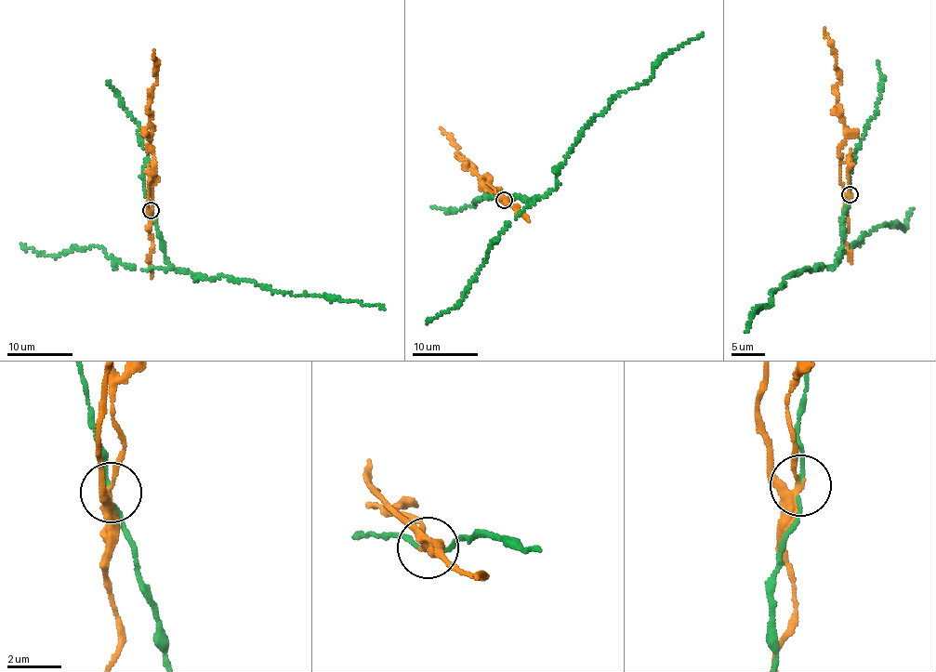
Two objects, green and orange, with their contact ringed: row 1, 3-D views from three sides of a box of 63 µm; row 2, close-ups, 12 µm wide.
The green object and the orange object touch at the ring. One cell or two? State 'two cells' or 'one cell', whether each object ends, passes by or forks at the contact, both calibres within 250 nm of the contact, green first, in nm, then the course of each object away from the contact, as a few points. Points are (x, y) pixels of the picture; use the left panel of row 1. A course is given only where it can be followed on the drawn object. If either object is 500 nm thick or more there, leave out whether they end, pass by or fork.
two cells; green passes by; orange forks there; 130 nm thick on the green side, 240 nm on the other; green runs (151, 210), (165, 261), (199, 279), (221, 276), (235, 281), (249, 280), (277, 292), (354, 299), (383, 309); orange runs (151, 210), (147, 200), (149, 179), (154, 172), (151, 140), (151, 88), (155, 85), (157, 61), (153, 49)

